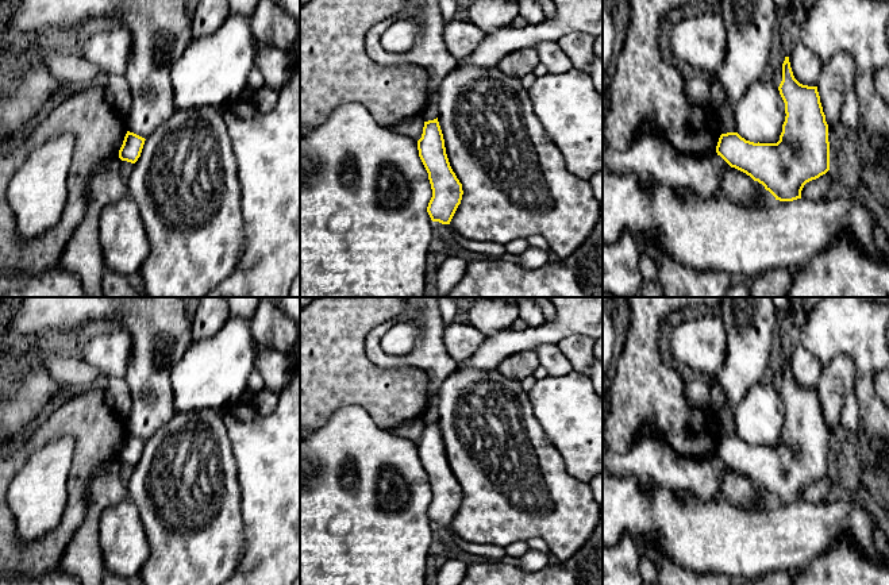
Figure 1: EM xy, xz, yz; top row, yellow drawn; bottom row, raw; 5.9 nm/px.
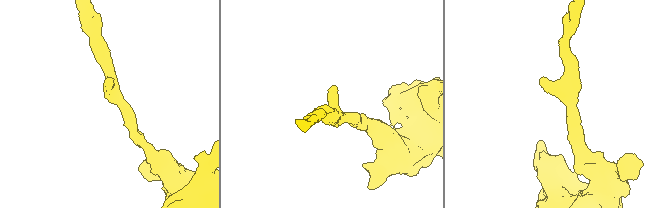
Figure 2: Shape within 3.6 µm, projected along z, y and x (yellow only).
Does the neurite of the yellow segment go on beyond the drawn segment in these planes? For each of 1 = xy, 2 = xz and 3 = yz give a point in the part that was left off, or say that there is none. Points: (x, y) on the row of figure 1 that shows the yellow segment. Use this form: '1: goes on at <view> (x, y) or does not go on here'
1: does not go on here
2: does not go on here
3: does not go on here

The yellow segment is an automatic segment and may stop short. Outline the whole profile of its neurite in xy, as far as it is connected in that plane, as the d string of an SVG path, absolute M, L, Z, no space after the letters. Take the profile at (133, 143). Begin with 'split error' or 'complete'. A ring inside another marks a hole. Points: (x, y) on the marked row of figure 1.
complete; M127 131L123 145L119 150L119 158L122 161L135 163L141 157L145 141L146 141L145 138Z

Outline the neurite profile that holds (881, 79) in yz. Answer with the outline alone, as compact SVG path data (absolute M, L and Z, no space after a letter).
M882 68L874 74L878 95L889 104L889 68Z

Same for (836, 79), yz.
M840 51L823 62L817 92L828 128L840 122L842 103L847 92L854 89L855 62L853 55Z

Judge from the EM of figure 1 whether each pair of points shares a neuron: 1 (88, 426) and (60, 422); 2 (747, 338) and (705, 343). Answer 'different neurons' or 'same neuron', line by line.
1: same neuron
2: different neurons

